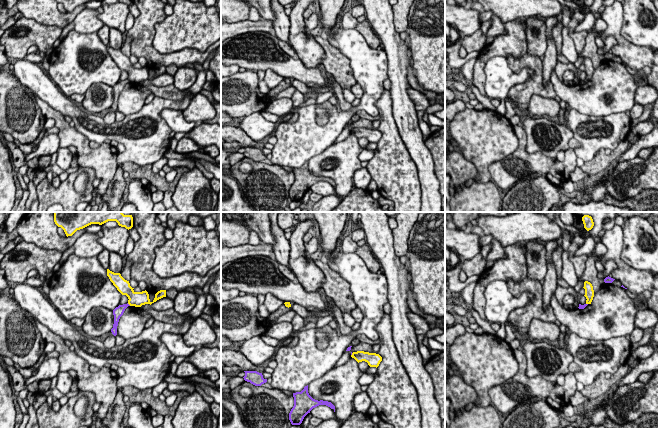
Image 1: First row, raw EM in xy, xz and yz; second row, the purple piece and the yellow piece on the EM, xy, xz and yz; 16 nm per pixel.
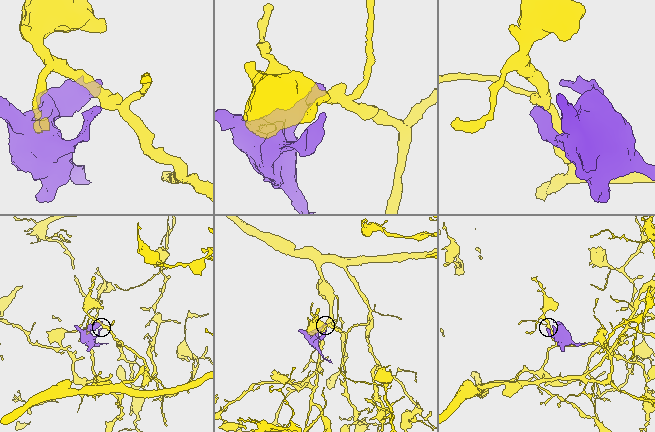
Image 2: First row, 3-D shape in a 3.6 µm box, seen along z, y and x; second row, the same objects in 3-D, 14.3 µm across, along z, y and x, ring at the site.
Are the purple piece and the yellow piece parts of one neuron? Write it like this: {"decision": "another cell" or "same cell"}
{"decision": "another cell"}

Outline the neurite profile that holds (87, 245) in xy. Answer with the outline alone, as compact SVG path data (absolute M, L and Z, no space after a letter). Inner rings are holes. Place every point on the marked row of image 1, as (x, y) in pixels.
M102 231L82 234L73 244L74 254L78 257L98 256L104 250L104 247L98 242L102 236Z

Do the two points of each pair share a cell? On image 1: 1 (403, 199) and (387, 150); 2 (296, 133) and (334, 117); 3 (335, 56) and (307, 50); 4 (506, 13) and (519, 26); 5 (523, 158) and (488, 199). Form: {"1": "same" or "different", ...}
{"1": "same", "2": "same", "3": "different", "4": "different", "5": "different"}

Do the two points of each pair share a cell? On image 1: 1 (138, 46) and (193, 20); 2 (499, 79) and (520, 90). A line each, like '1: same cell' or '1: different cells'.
1: different cells
2: different cells

